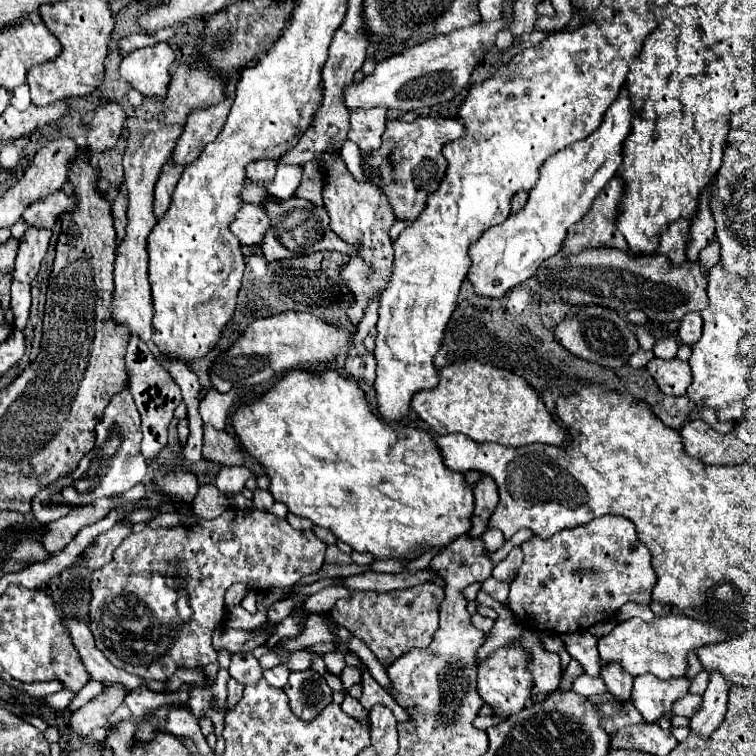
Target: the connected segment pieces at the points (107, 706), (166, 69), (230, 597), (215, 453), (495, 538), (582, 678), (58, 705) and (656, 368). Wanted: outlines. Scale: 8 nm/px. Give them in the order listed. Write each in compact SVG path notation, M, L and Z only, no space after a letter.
M106 684L104 694L96 696L86 706L72 712L70 728L78 734L88 736L94 728L108 726L110 714L122 704L124 696L126 696L126 690L120 684Z
M160 42L152 48L140 48L124 56L120 74L142 96L166 98L170 84L170 66L176 60L168 42Z
M235 583L228 588L225 594L225 604L227 607L240 604L246 595L247 586L241 583Z
M210 424L204 426L204 458L226 464L226 466L242 466L244 464L244 450L236 442L232 434L226 430L214 430Z
M492 528L492 530L486 530L484 532L484 546L488 546L488 550L498 550L500 546L504 544L504 536L500 534L500 530Z
M580 674L578 678L572 680L572 690L578 692L578 694L582 694L582 696L588 696L590 698L594 694L606 692L606 686L604 686L604 682L600 682L598 676L596 678L590 678L586 674Z
M60 690L60 692L56 692L56 694L46 696L44 702L46 702L50 708L54 708L54 710L66 710L66 706L72 702L74 696L76 696L76 692L72 692L72 690Z
M652 358L646 366L646 370L652 374L660 390L668 396L682 396L686 394L688 386L692 384L692 370L688 362L682 362L678 358L674 360L660 360Z

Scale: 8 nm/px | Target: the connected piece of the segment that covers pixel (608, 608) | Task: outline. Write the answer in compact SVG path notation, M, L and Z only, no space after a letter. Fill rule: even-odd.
M606 514L596 520L590 520L588 524L560 530L548 540L534 536L532 540L522 542L522 552L524 562L510 584L508 608L528 630L552 634L586 632L590 626L614 616L618 608L626 602L650 604L652 600L650 594L656 584L656 574L650 566L650 552L638 540L636 526L632 524L632 520L624 516Z

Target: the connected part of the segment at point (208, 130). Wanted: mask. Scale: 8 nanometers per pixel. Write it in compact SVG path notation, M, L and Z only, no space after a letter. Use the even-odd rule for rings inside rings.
M228 96L224 102L210 106L208 110L194 110L194 114L190 114L188 118L188 126L178 138L178 144L172 154L172 162L182 166L196 162L202 150L206 148L206 144L220 134L226 116L230 112L230 106L232 106L232 98Z

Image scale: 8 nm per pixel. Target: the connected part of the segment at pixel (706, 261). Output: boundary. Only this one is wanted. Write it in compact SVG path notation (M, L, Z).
M712 240L712 242L710 242L706 248L702 248L702 252L700 252L700 262L702 262L702 270L704 270L704 274L708 274L708 270L718 262L718 258L720 258L718 242Z

